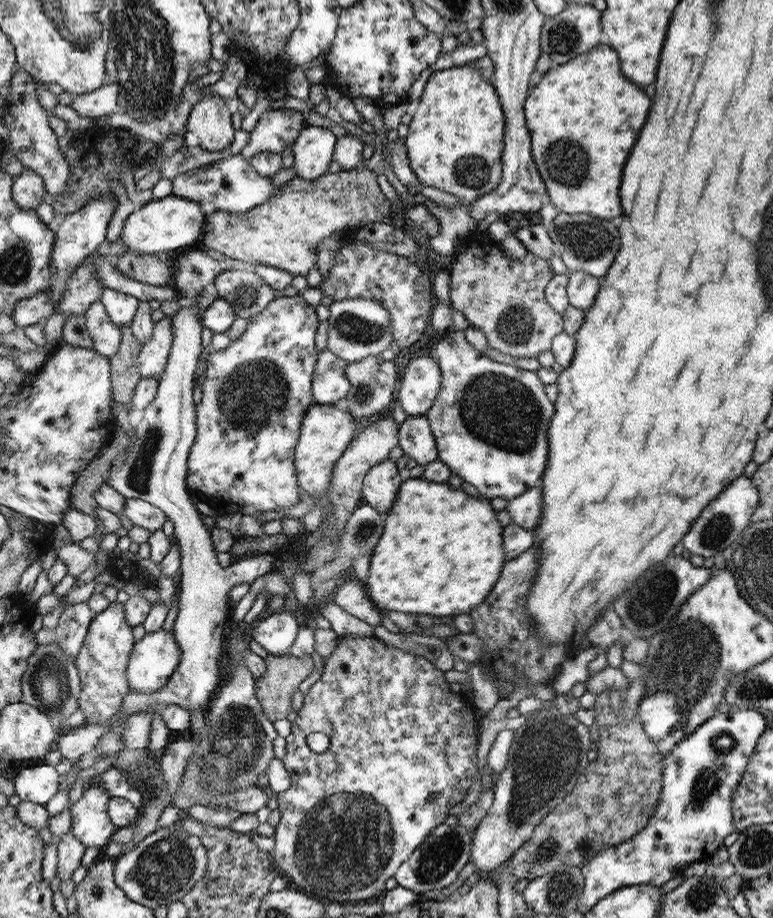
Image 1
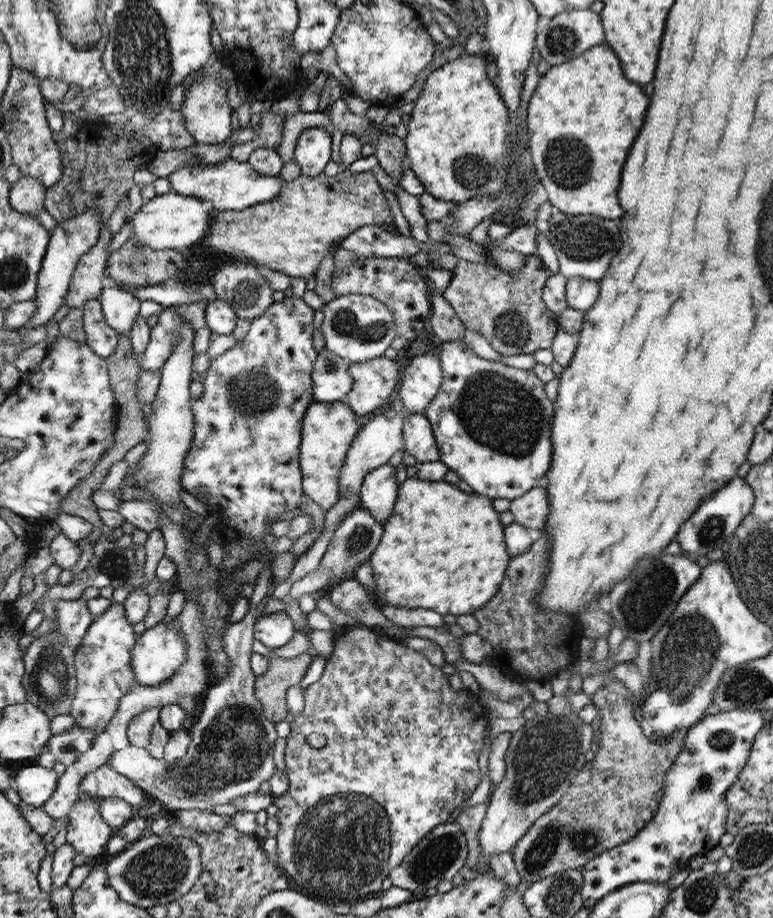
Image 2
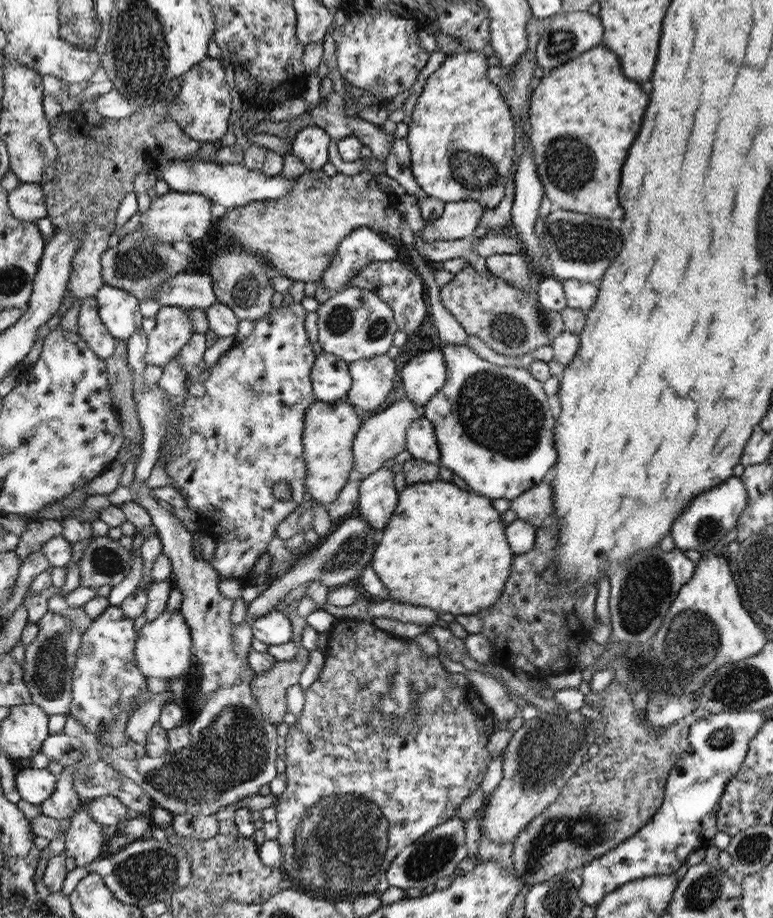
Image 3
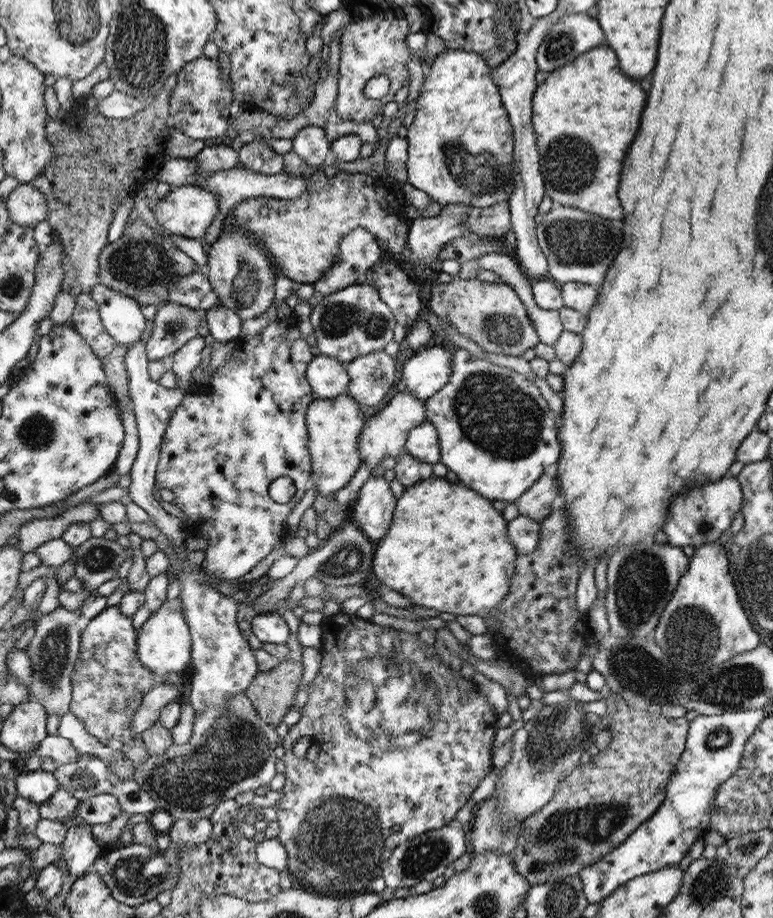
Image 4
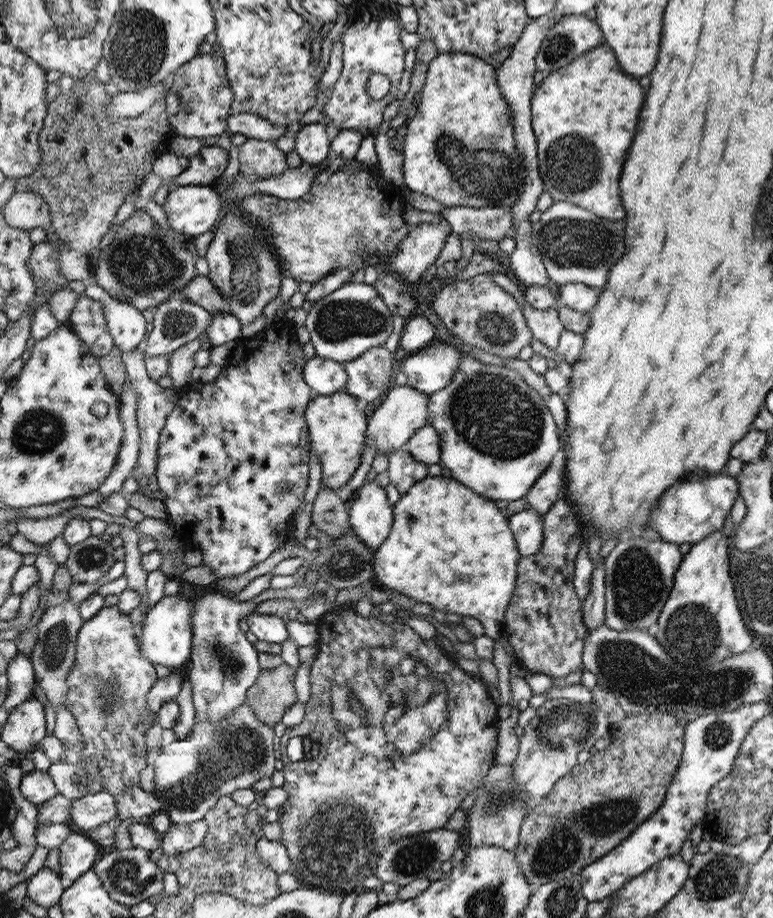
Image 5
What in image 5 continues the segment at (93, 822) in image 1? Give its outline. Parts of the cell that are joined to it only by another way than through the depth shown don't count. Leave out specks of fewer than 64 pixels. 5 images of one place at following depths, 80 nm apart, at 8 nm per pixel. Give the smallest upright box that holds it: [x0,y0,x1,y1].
[57,830,98,882]

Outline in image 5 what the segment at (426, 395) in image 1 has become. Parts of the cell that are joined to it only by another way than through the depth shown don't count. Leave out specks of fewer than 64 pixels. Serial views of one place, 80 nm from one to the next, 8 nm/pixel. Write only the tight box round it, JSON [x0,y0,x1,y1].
[402,341,459,396]

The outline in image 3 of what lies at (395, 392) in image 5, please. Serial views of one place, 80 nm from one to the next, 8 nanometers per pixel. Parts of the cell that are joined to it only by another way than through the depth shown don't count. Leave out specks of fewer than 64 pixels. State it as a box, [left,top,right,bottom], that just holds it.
[351,397,425,480]

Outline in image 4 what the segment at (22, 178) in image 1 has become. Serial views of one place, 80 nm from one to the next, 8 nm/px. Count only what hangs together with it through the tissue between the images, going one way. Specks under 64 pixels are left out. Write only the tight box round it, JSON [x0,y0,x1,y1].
[7,183,48,227]

